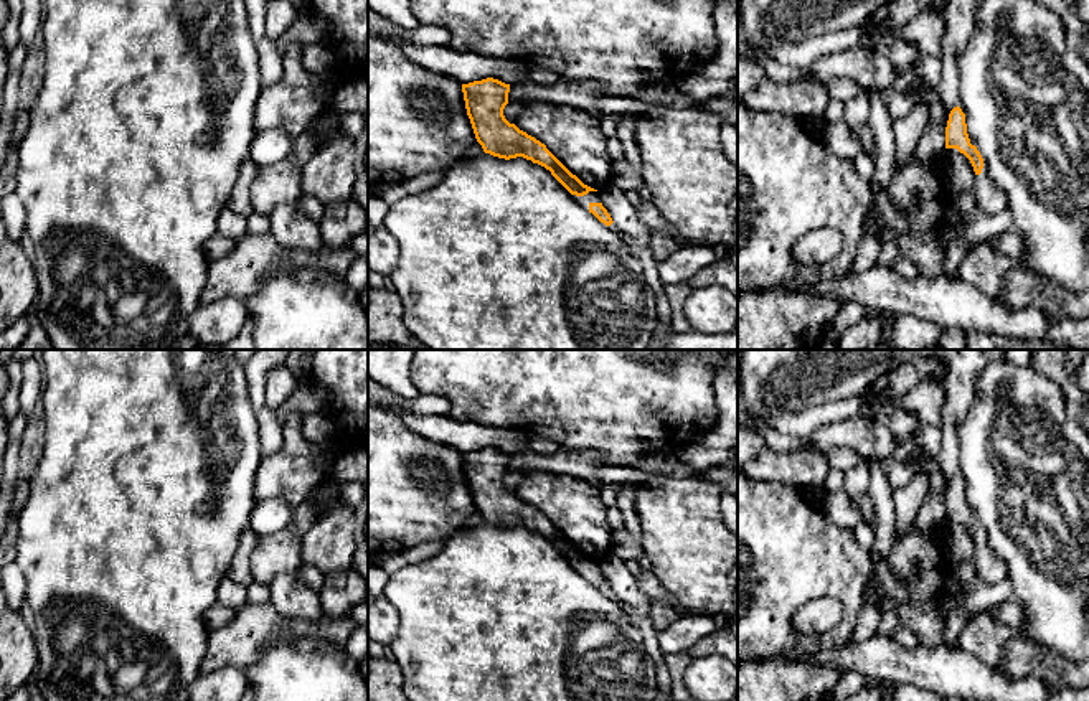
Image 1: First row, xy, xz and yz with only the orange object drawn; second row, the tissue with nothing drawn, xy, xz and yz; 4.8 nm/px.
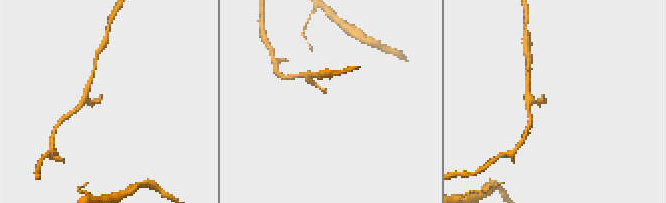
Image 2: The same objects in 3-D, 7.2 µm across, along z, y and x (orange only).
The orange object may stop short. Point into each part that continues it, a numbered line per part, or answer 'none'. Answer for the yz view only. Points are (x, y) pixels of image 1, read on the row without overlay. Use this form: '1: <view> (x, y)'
none

